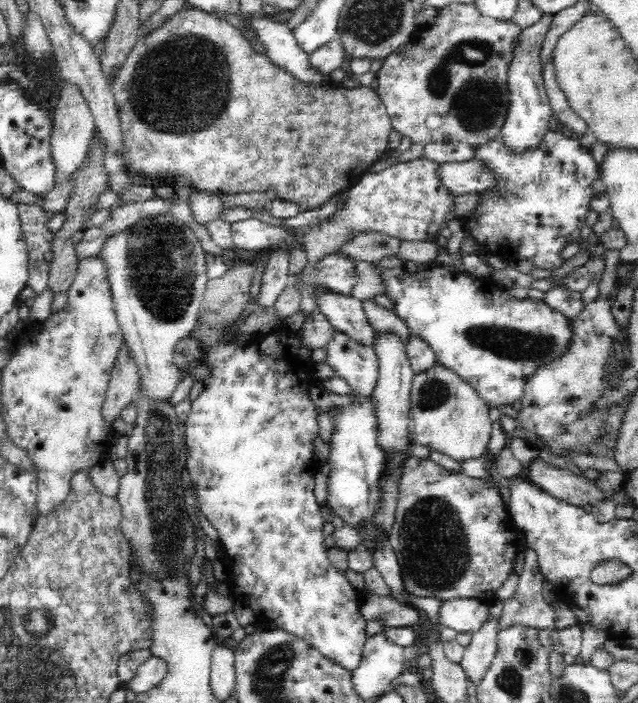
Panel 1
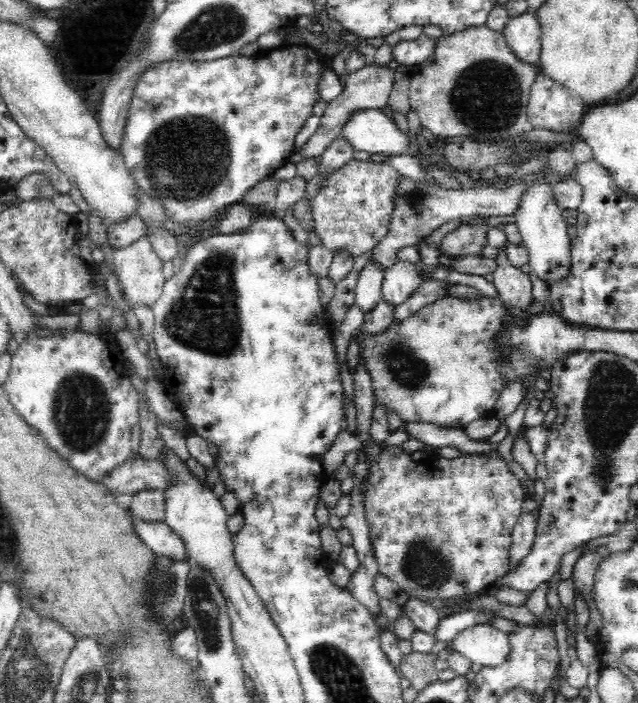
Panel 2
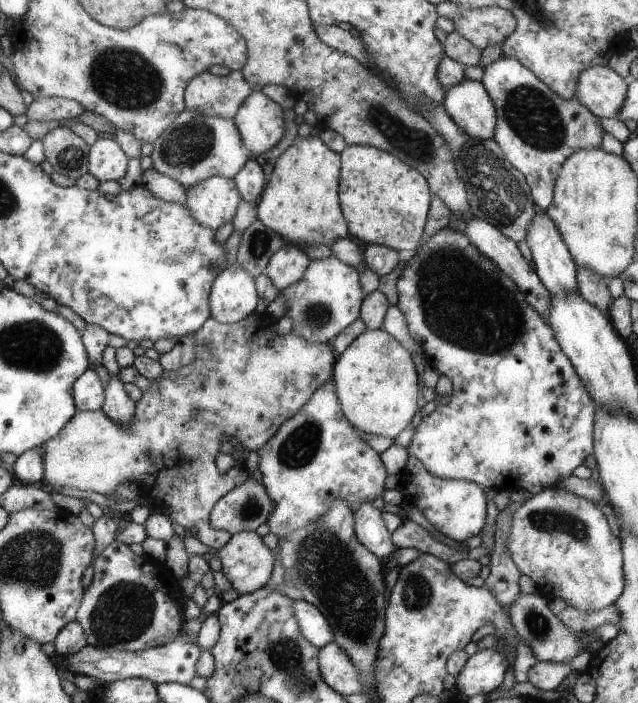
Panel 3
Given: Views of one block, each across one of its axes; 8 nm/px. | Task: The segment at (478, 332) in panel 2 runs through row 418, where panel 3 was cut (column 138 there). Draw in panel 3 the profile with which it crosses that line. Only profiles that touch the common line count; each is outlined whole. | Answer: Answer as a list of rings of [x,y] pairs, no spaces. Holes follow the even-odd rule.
[[[257,313],[233,324],[207,318],[194,332],[194,359],[183,368],[172,373],[163,372],[160,377],[150,381],[151,386],[134,402],[134,415],[127,427],[114,423],[101,409],[77,411],[53,438],[43,442],[39,446],[42,452],[42,480],[49,487],[91,490],[103,496],[110,495],[117,485],[133,481],[141,495],[151,497],[161,509],[168,508],[169,520],[184,529],[195,528],[197,540],[209,550],[221,549],[231,535],[227,531],[211,528],[210,512],[219,498],[245,481],[245,476],[227,476],[229,471],[217,474],[214,458],[219,438],[226,436],[226,443],[235,440],[247,452],[256,451],[274,436],[283,421],[306,404],[311,394],[332,379],[337,358],[330,342],[310,343],[292,330],[285,335],[273,334],[269,329],[271,323],[271,317]],[[193,410],[199,410],[194,418],[191,416]],[[219,478],[225,484],[217,484]]]

